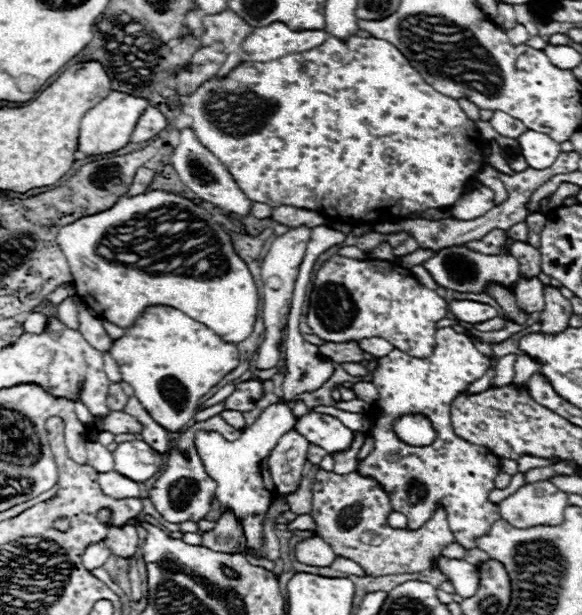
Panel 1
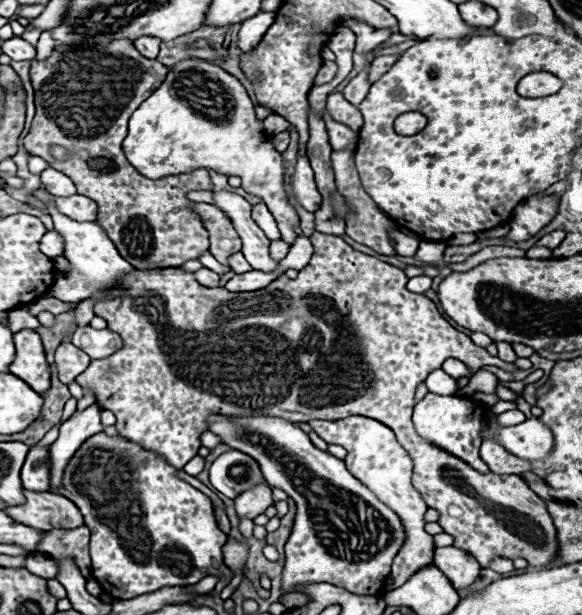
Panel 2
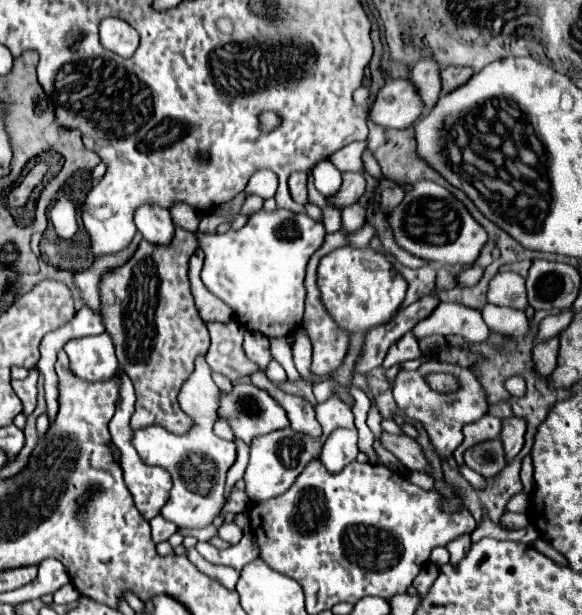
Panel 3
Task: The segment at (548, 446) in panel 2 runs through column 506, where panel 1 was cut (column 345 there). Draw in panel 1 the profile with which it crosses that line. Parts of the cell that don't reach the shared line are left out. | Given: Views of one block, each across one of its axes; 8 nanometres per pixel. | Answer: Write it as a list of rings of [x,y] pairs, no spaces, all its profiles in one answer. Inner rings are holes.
[[[308,412],[300,420],[296,420],[296,430],[300,430],[300,434],[310,444],[318,444],[328,454],[348,450],[354,440],[354,432],[346,428],[340,420],[318,412]]]

